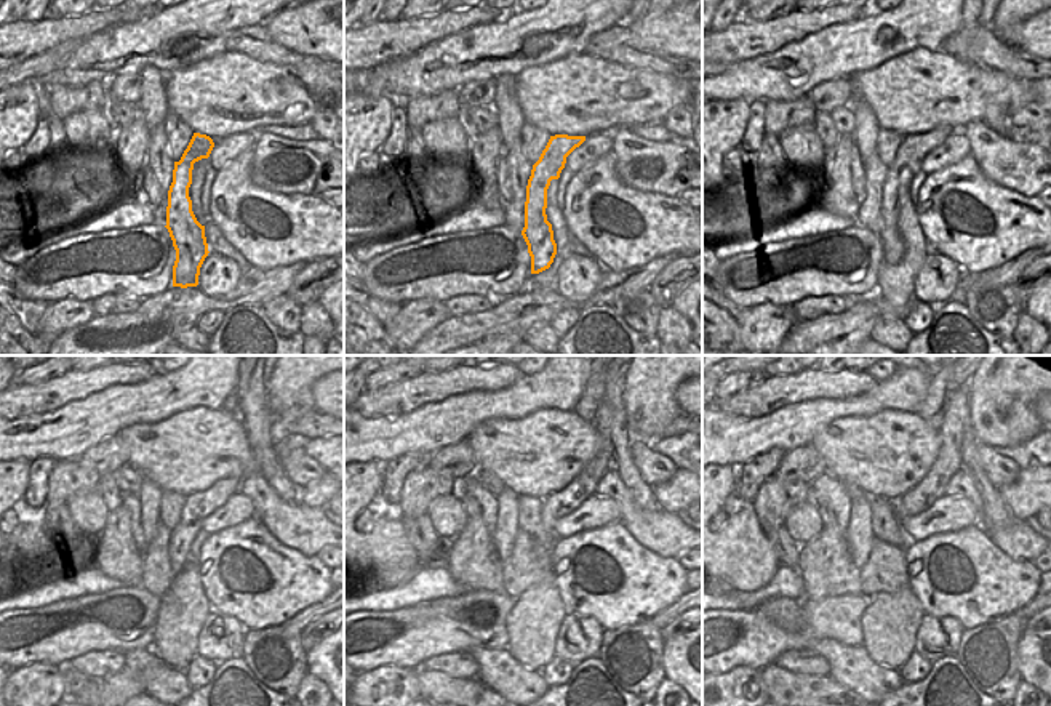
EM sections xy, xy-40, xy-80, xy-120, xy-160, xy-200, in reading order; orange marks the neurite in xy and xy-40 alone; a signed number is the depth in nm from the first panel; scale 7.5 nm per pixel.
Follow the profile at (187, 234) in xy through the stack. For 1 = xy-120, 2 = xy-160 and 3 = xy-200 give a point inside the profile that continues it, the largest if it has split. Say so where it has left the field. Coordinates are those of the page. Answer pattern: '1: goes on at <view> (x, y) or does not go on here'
1: goes on at xy-120 (199, 506)
2: goes on at xy-160 (557, 505)
3: goes on at xy-200 (965, 425)

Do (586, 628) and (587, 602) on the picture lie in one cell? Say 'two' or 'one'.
two

